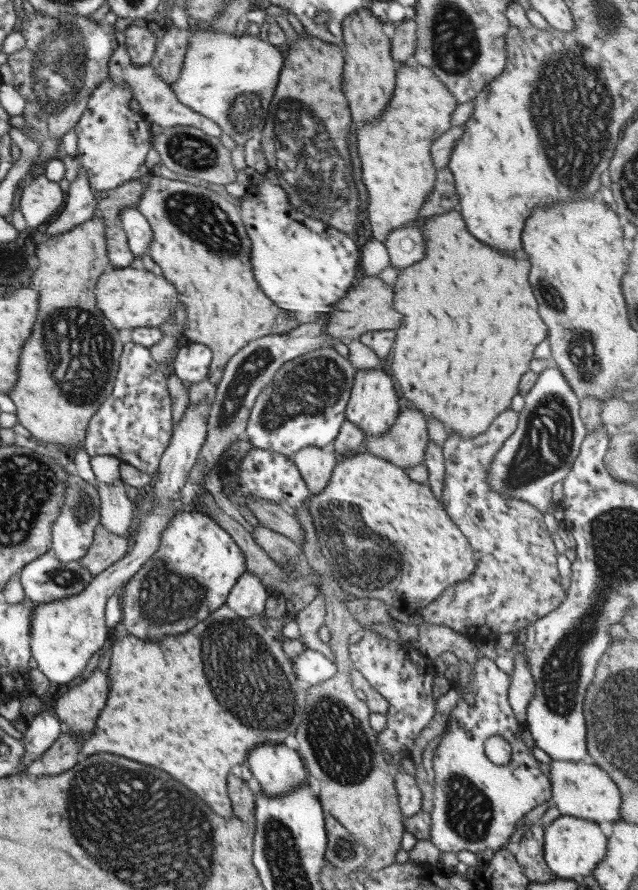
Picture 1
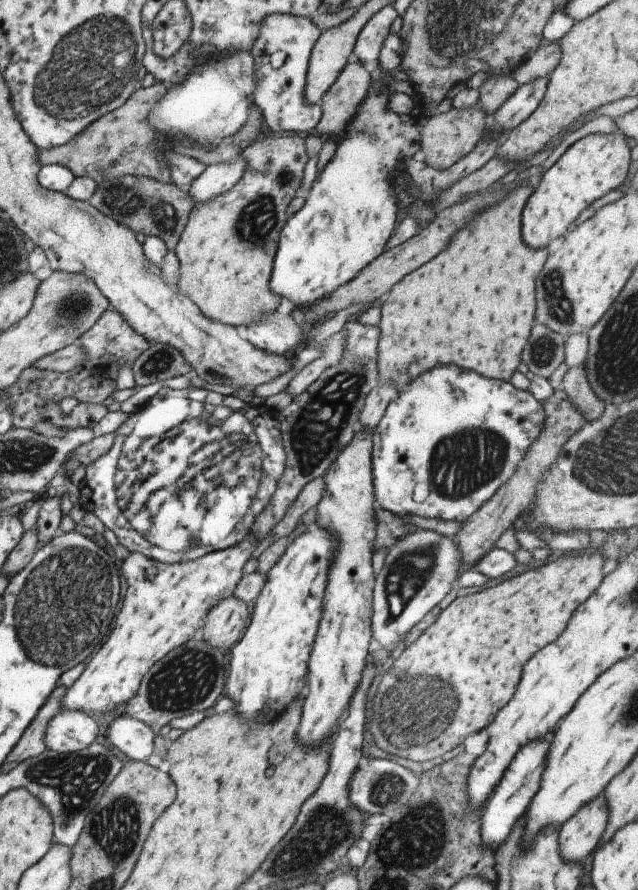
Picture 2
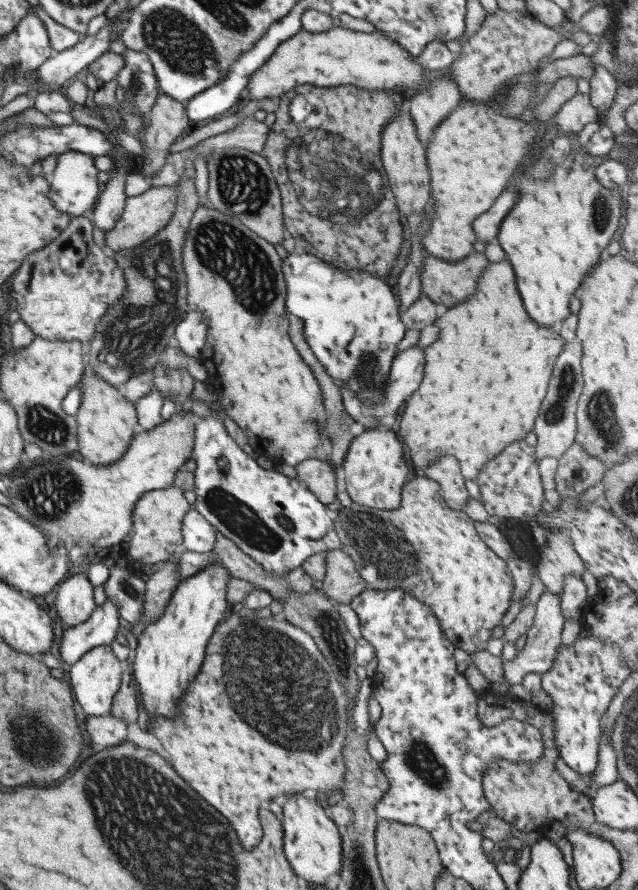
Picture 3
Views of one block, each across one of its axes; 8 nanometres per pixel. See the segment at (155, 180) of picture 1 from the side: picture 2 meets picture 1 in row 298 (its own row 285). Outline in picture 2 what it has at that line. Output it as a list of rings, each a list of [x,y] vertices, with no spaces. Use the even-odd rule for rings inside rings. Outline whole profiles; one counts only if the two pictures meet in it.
[[[295,134],[253,140],[240,154],[245,160],[243,176],[233,188],[217,194],[215,200],[209,200],[205,204],[195,203],[177,244],[173,246],[178,260],[178,287],[195,302],[205,318],[229,325],[239,332],[252,318],[276,312],[281,302],[281,297],[270,291],[269,276],[279,233],[287,220],[285,209],[301,184],[303,167],[308,160],[304,138]]]

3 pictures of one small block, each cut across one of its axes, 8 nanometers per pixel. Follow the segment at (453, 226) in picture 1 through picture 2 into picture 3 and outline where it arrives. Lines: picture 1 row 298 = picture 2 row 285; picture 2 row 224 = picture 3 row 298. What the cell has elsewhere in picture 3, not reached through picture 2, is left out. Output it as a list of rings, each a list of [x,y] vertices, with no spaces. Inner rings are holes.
[[[499,257],[495,261],[491,260],[485,265],[479,278],[476,280],[475,292],[467,299],[448,307],[445,314],[441,314],[435,322],[439,332],[437,332],[437,340],[431,342],[429,346],[422,348],[423,358],[425,358],[425,366],[423,366],[423,380],[419,384],[419,388],[414,390],[410,396],[404,401],[400,408],[399,417],[397,419],[397,426],[399,427],[399,438],[403,442],[403,448],[407,448],[410,452],[411,462],[415,465],[417,470],[432,463],[435,458],[451,454],[455,456],[460,466],[460,473],[467,480],[475,480],[480,468],[491,460],[501,448],[507,446],[515,440],[521,440],[525,437],[527,432],[533,428],[533,420],[537,416],[537,408],[541,404],[541,398],[545,396],[545,388],[547,388],[547,380],[551,374],[551,364],[557,358],[557,352],[563,349],[563,339],[559,336],[556,329],[543,328],[539,324],[535,324],[533,320],[529,320],[529,316],[523,310],[522,300],[517,293],[516,282],[514,279],[514,272],[512,266]]]

